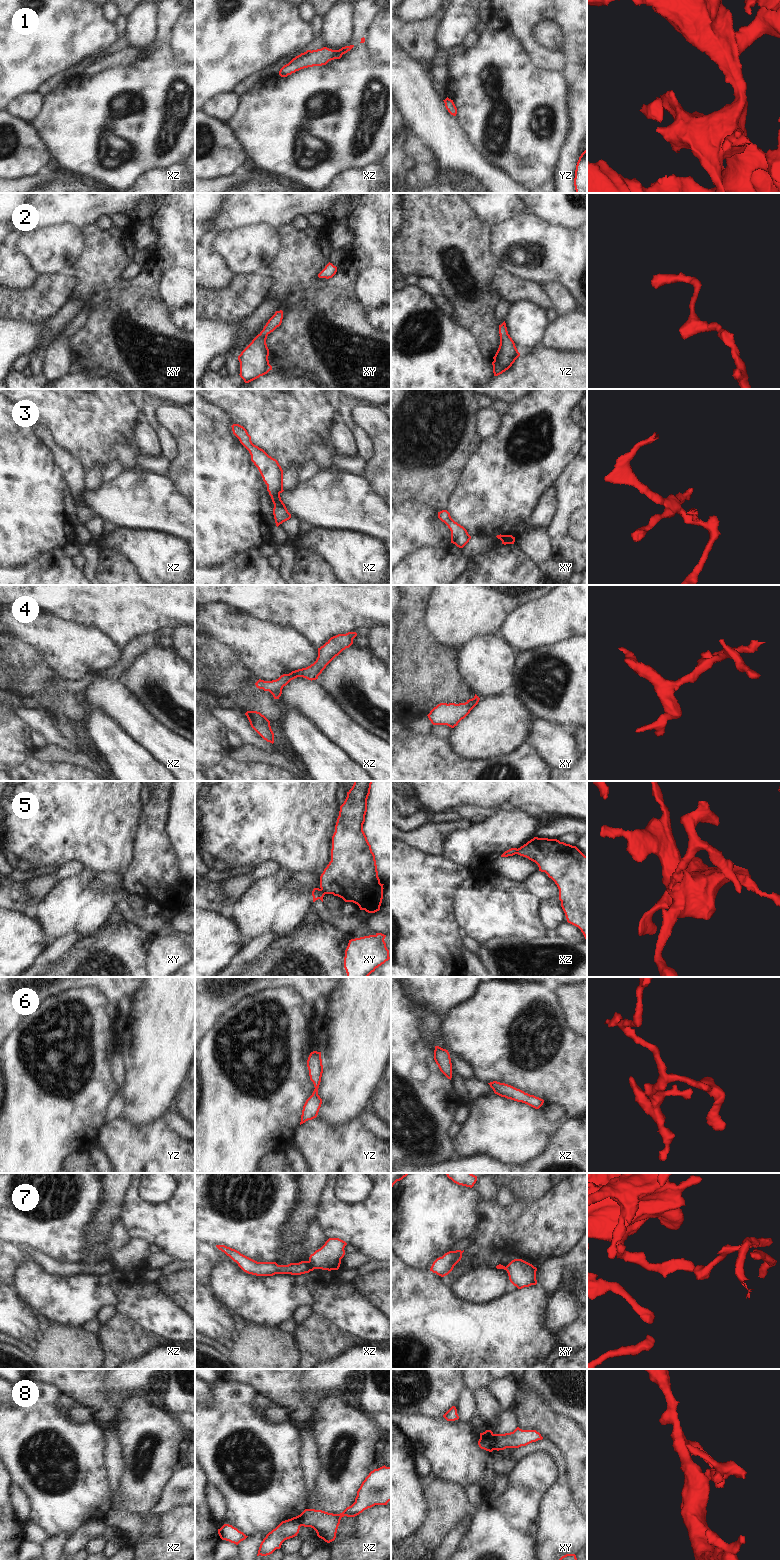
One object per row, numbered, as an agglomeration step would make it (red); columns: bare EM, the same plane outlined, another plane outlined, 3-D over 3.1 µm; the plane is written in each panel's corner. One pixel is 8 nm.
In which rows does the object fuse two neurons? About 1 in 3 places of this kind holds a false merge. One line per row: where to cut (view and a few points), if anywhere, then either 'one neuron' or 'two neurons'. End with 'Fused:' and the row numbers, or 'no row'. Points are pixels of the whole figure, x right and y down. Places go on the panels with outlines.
1: no cut; one neuron
2: no cut; one neuron
3: no cut; one neuron
4: no cut; one neuron
5: cut in xy along (320, 889), (325, 893); two neurons
6: no cut; one neuron
7: cut in xz along (309, 1260), (314, 1268); two neurons
8: cut in xy along (492, 1434), (493, 1449); two neurons
Fused: 5, 7, 8

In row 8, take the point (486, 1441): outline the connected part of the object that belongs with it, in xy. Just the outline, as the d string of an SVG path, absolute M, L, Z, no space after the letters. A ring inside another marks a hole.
M486 1430L485 1432L480 1433L478 1445L481 1449L492 1452L494 1445L493 1432L491 1430Z

